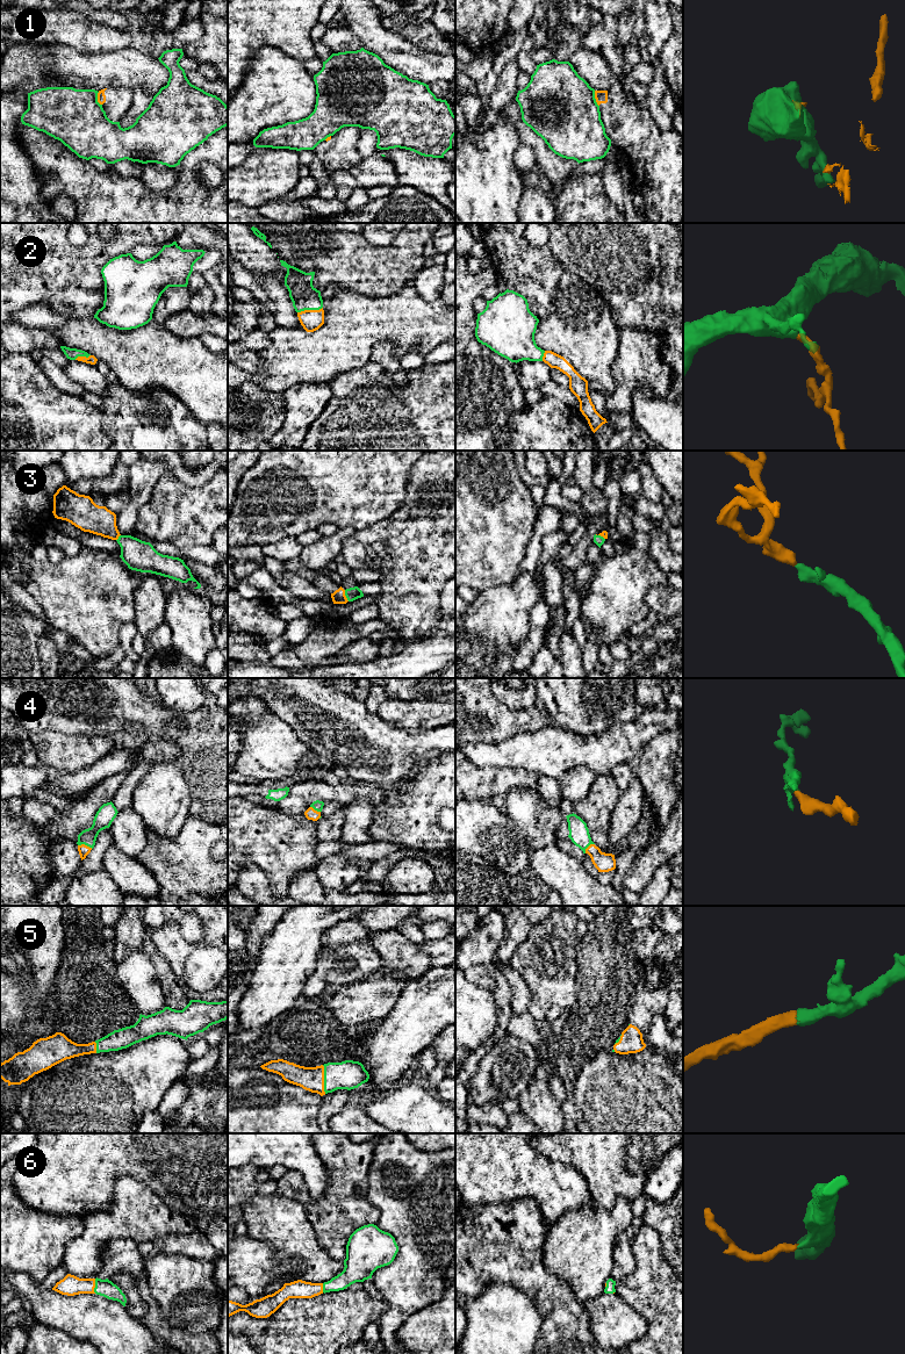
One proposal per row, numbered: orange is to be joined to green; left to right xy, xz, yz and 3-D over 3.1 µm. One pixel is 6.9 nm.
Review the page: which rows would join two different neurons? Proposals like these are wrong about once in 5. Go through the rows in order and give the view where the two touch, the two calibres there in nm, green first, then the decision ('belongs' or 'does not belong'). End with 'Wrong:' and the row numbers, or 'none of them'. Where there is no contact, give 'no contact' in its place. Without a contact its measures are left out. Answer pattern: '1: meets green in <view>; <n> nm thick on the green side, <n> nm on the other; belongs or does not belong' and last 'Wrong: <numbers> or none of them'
1: meets green in yz; 500 nm thick on the green side, 90 nm on the other; does not belong
2: meets green in xz; 180 nm thick on the green side, 140 nm on the other; belongs
3: meets green in xz; 90 nm thick on the green side, 100 nm on the other; belongs
4: meets green in xy; 130 nm thick on the green side, 80 nm on the other; belongs
5: meets green in xz; 200 nm thick on the green side, 170 nm on the other; belongs
6: meets green in xy; 120 nm thick on the green side, 140 nm on the other; belongs
Wrong: 1

